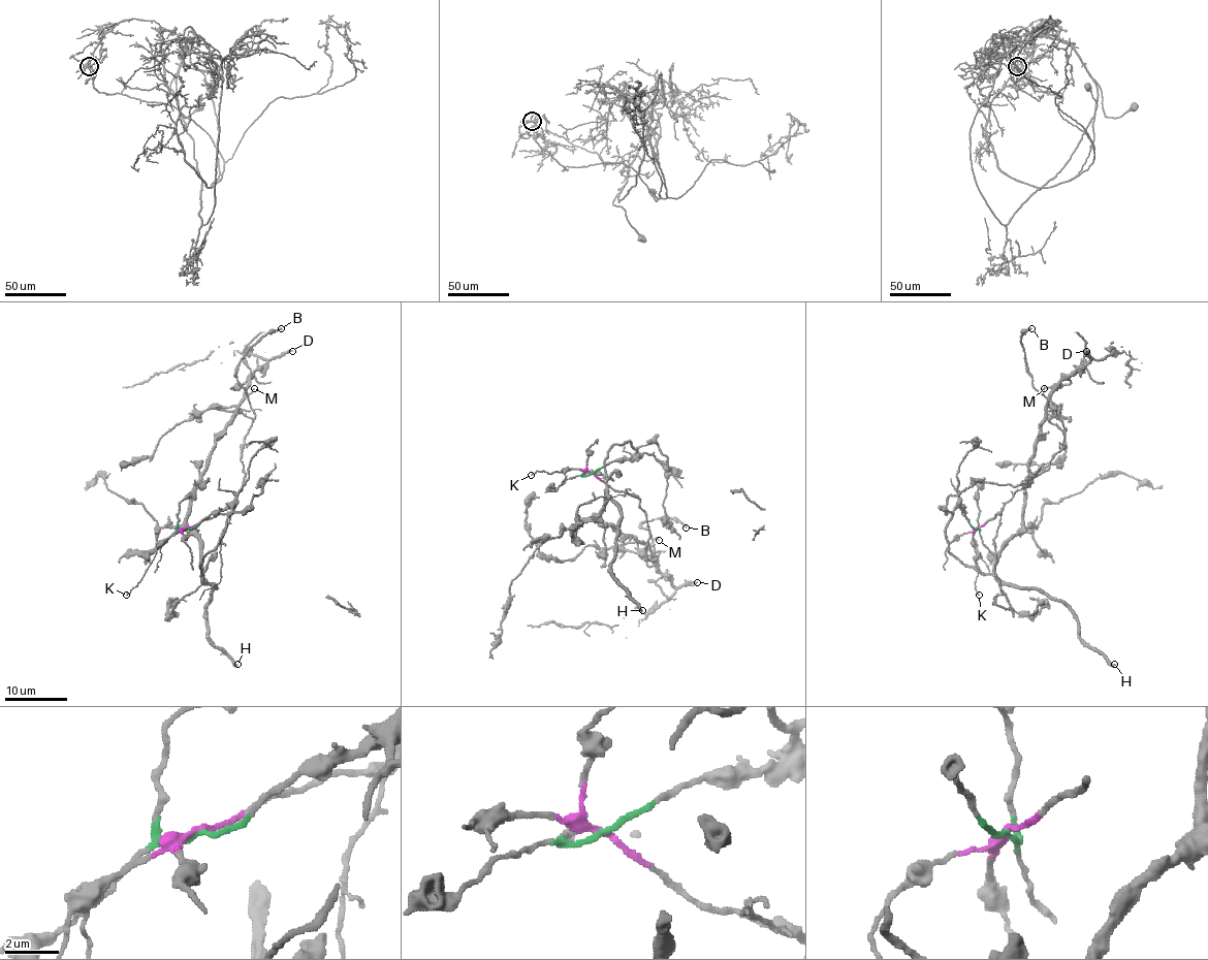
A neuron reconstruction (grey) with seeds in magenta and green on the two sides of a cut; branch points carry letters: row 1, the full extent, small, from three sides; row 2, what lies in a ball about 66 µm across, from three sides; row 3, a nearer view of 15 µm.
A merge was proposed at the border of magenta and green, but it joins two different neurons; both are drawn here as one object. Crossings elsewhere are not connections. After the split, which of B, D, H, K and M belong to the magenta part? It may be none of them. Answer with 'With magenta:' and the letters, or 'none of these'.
With magenta: B, K, M

